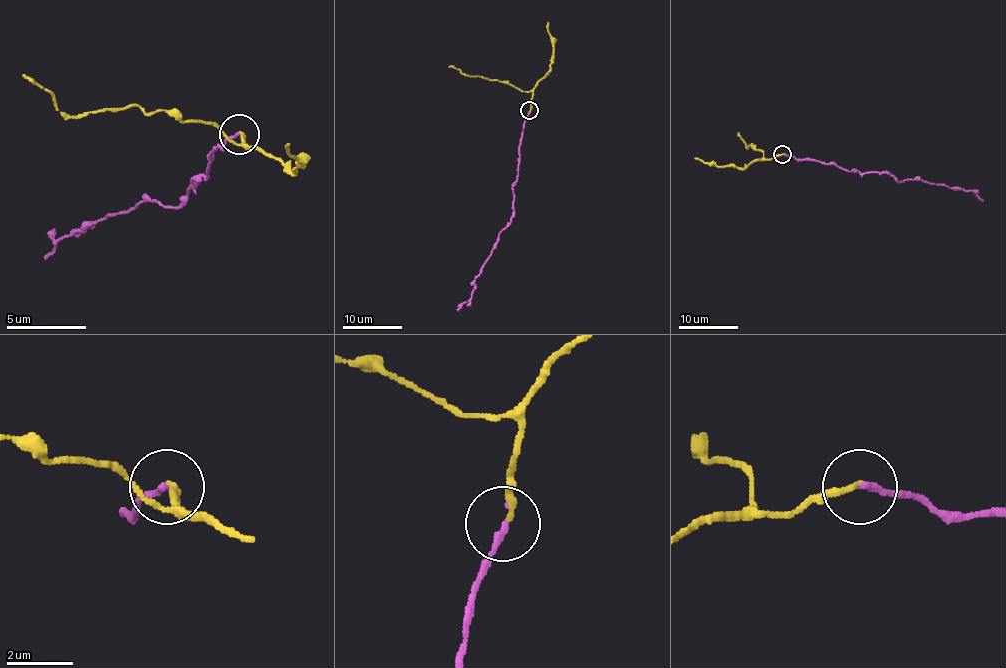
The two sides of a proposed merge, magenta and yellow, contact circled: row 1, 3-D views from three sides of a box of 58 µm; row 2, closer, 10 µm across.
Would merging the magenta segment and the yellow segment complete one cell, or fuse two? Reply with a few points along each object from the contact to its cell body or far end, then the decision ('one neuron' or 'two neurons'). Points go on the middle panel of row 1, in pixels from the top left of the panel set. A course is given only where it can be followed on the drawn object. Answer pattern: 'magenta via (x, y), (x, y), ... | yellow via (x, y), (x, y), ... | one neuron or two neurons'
magenta via (530, 110), (522, 125), (518, 174), (512, 190), (514, 216), (499, 234), (475, 278), (475, 289), (457, 311) | yellow via (530, 110), (533, 98), (530, 91), (465, 75), (449, 66) | one neuron

